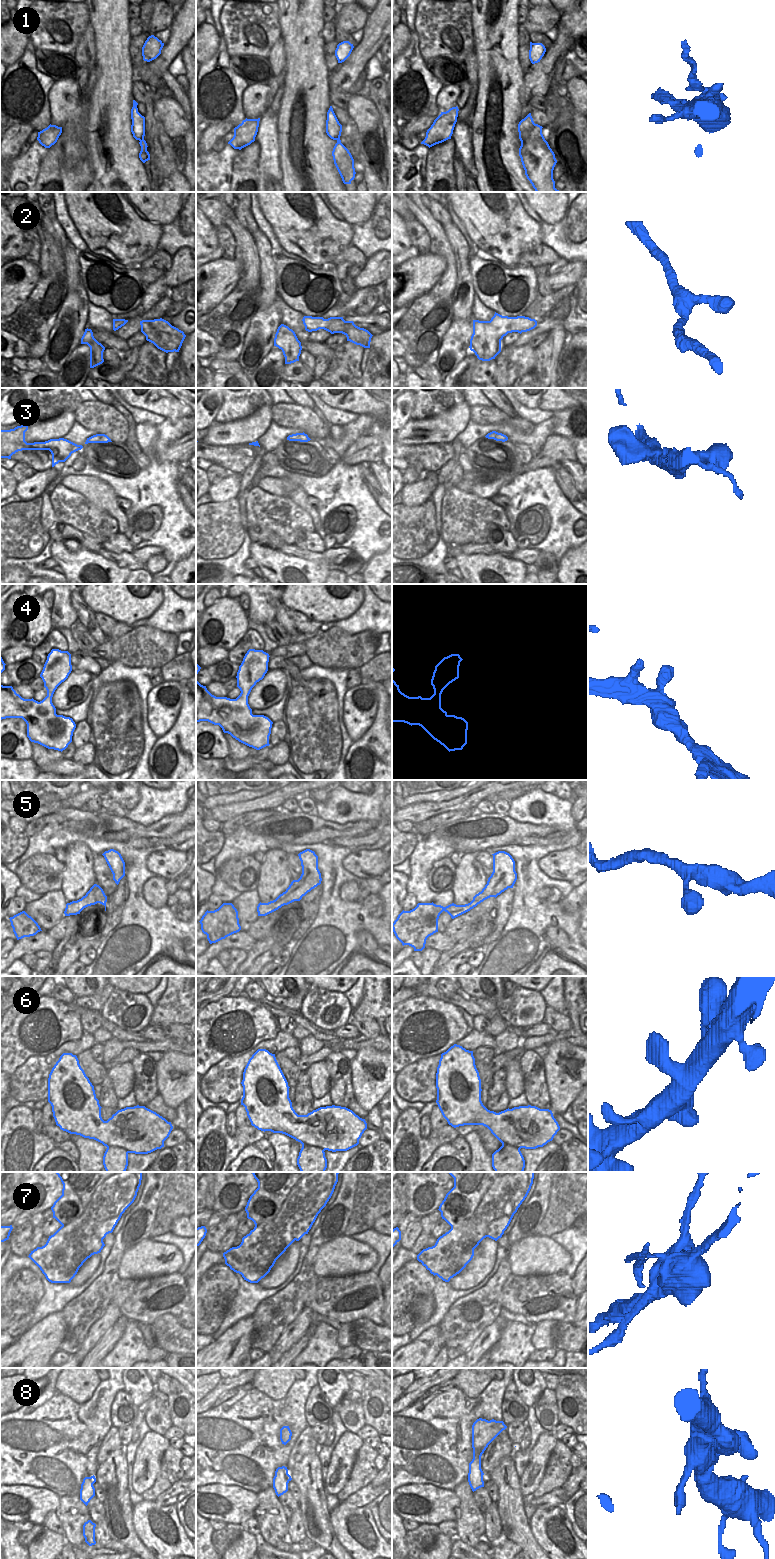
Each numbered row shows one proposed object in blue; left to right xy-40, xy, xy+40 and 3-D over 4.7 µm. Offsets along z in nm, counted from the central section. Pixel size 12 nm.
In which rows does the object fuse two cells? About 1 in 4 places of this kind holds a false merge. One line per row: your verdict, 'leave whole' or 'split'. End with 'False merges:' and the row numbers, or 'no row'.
1: split
2: leave whole
3: leave whole
4: leave whole
5: leave whole
6: leave whole
7: split
8: leave whole
False merges: 1, 7

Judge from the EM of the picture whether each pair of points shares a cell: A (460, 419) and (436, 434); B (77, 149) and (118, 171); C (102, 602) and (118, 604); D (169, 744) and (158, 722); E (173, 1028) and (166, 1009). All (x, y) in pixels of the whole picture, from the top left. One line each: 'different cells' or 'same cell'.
A: same cell
B: different cells
C: same cell
D: different cells
E: different cells

